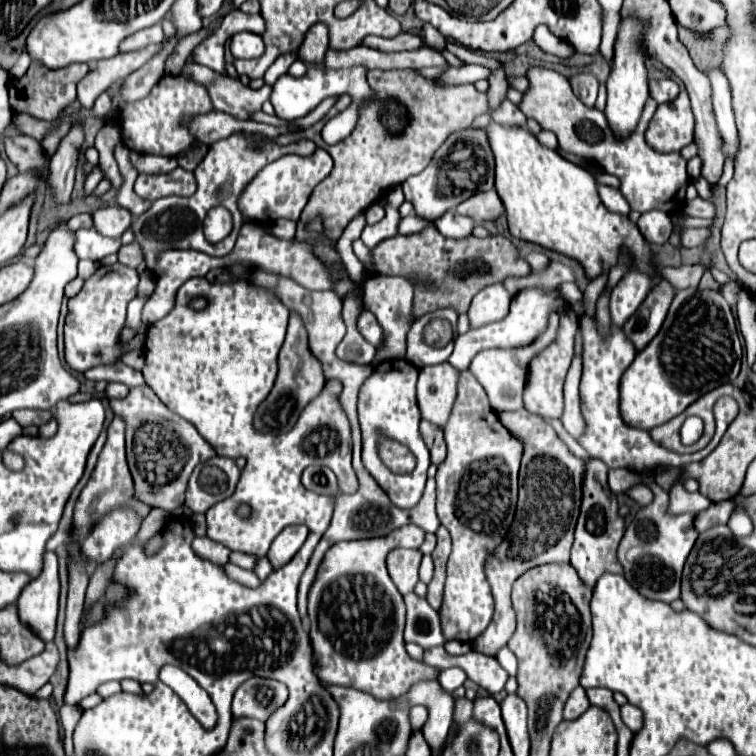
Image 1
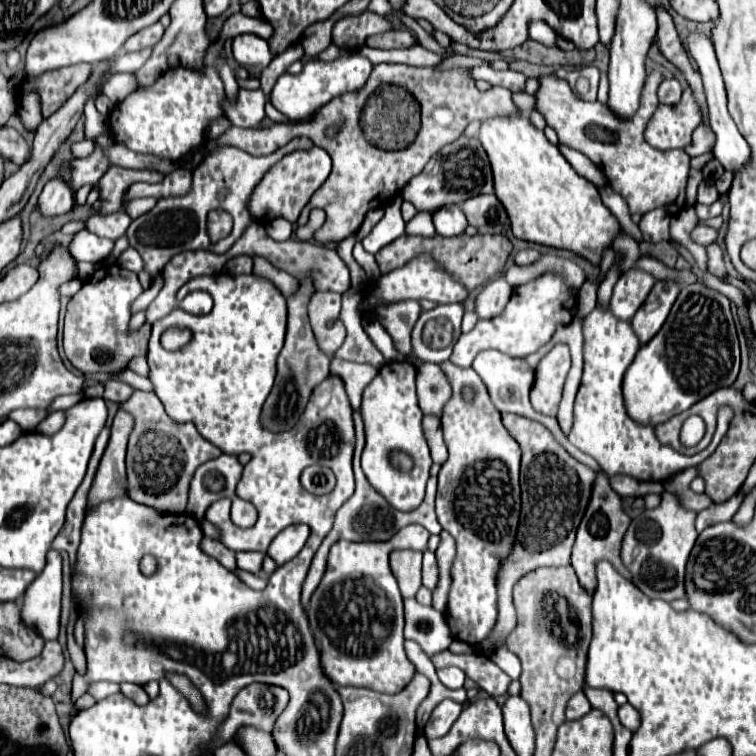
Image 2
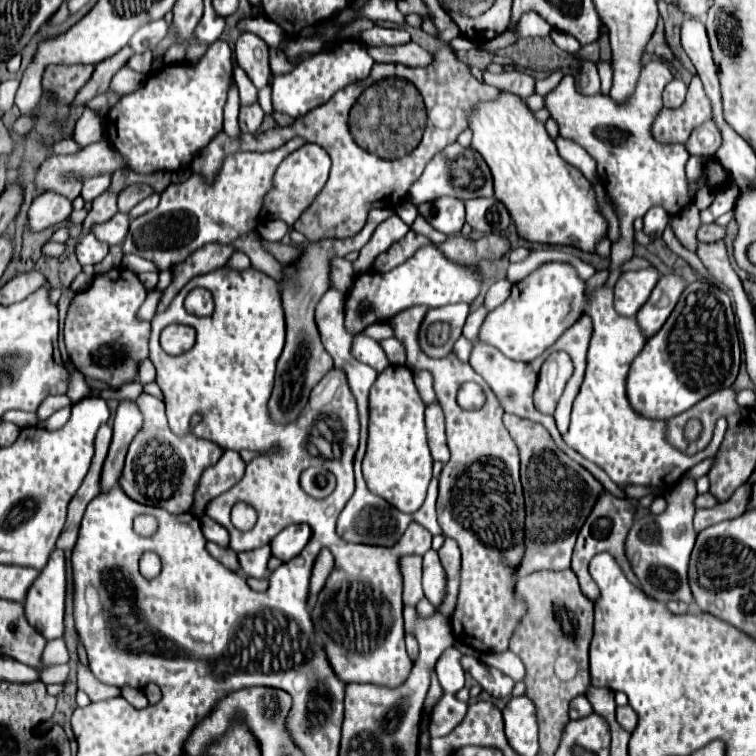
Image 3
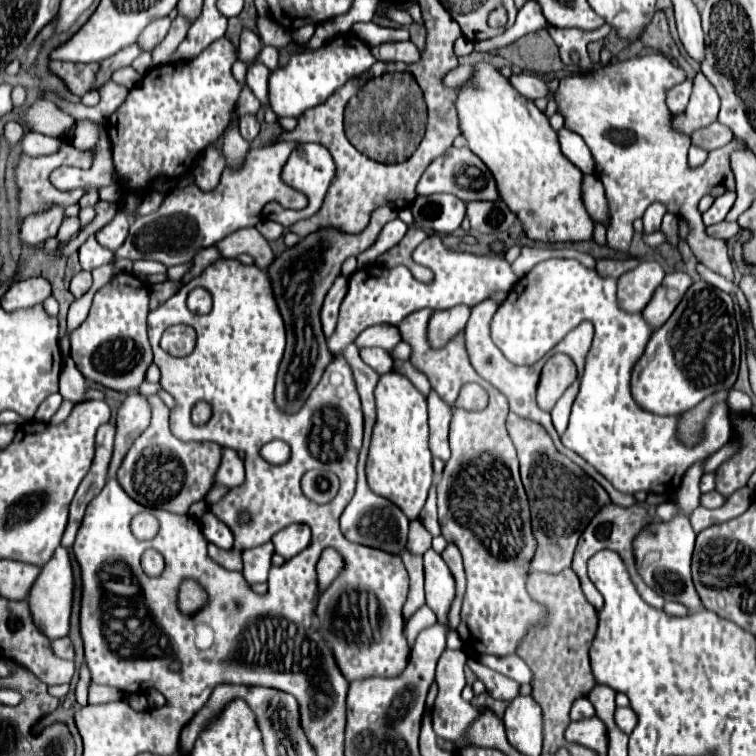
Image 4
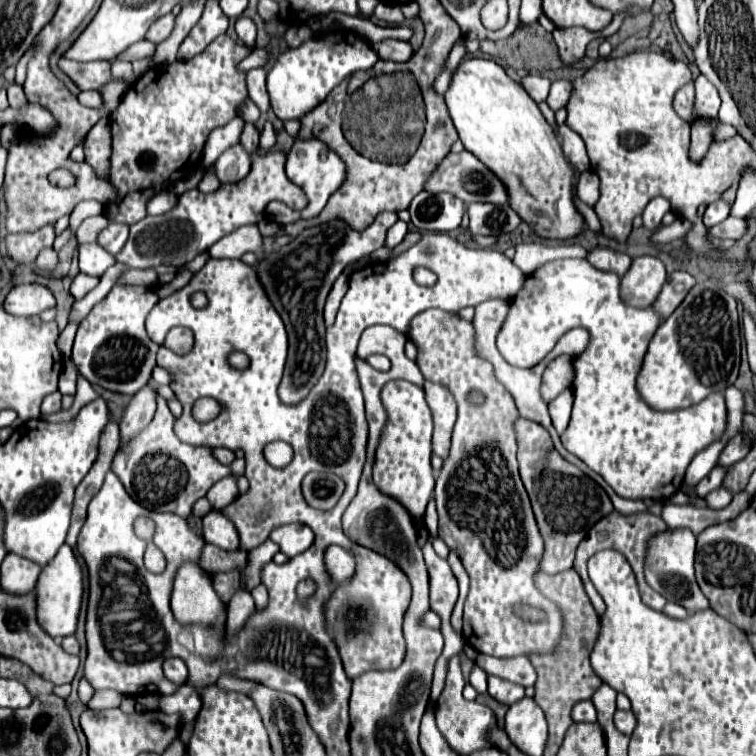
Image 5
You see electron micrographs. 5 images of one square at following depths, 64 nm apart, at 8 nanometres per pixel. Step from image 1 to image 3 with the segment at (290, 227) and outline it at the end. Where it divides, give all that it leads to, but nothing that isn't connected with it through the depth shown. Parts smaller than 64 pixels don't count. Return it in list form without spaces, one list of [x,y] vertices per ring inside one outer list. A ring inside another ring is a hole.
[[[270,220],[270,222],[258,224],[258,232],[270,242],[280,242],[290,232],[290,226],[282,220]]]

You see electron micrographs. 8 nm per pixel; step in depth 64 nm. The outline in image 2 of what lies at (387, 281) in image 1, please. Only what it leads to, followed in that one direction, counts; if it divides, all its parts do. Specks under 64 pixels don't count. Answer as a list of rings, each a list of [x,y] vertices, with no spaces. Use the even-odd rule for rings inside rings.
[[[400,300],[394,304],[378,306],[376,316],[400,354],[410,354],[410,332],[420,316],[420,304],[416,300]]]

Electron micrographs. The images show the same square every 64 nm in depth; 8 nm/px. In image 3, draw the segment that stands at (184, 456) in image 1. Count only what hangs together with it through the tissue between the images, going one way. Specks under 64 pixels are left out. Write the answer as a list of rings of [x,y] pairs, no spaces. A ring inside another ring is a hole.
[[[142,392],[136,398],[136,406],[144,416],[144,424],[130,444],[120,486],[132,500],[140,504],[158,506],[172,514],[184,514],[190,510],[194,502],[194,486],[198,484],[202,470],[218,462],[218,458],[222,456],[222,448],[194,434],[184,434],[184,436],[174,434],[166,424],[164,402],[158,400],[156,396]]]

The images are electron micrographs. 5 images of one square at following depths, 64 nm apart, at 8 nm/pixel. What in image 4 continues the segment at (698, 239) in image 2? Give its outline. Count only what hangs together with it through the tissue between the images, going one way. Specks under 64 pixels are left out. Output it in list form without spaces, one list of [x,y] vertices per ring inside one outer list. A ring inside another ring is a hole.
[[[718,222],[706,228],[706,234],[712,238],[720,238],[720,240],[730,240],[738,234],[738,224],[736,222]]]

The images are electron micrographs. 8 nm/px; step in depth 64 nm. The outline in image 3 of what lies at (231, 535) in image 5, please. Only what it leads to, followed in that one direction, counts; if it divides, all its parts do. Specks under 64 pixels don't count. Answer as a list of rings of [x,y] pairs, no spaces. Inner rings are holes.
[[[202,516],[200,518],[200,524],[202,524],[202,532],[206,536],[206,540],[210,542],[216,542],[220,546],[228,546],[228,532],[224,526],[220,526],[218,522],[214,522],[212,518],[208,516]]]

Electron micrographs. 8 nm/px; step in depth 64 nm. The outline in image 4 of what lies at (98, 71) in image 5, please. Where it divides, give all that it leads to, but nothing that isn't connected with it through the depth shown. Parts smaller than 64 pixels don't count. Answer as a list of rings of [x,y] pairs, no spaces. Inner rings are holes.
[[[50,62],[50,72],[64,80],[74,96],[84,96],[92,86],[98,72],[98,64],[74,64],[74,62]]]

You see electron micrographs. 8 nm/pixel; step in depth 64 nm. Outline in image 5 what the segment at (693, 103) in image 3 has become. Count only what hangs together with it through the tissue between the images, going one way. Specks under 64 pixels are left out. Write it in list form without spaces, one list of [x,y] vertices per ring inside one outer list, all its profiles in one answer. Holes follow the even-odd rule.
[[[702,74],[694,82],[696,82],[696,100],[694,100],[696,120],[716,120],[720,108],[718,90],[714,90],[714,84],[708,82],[708,78]]]

